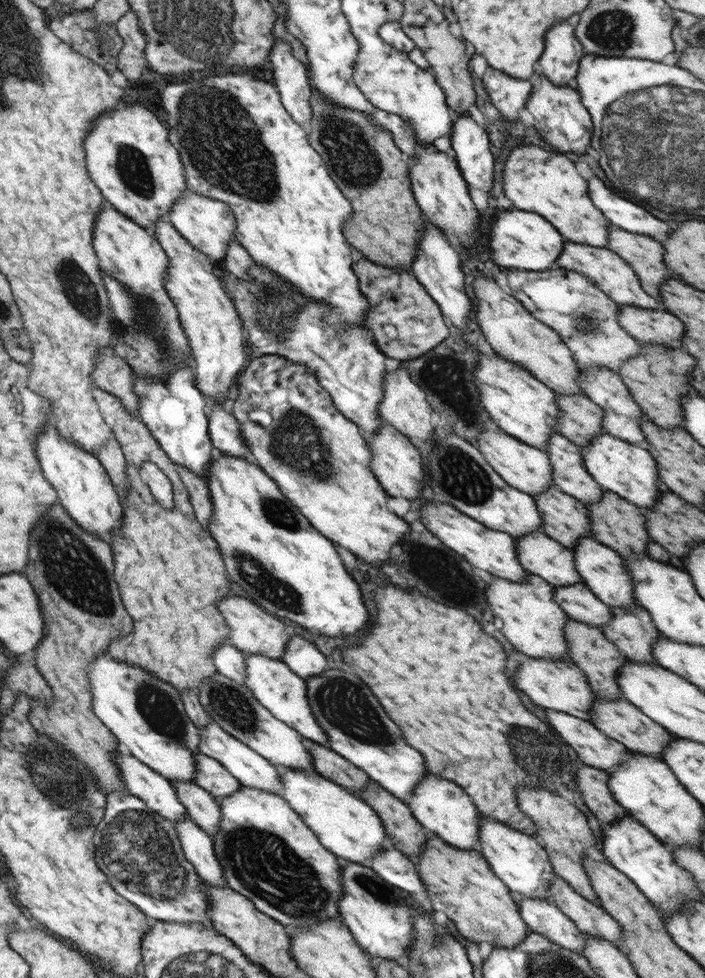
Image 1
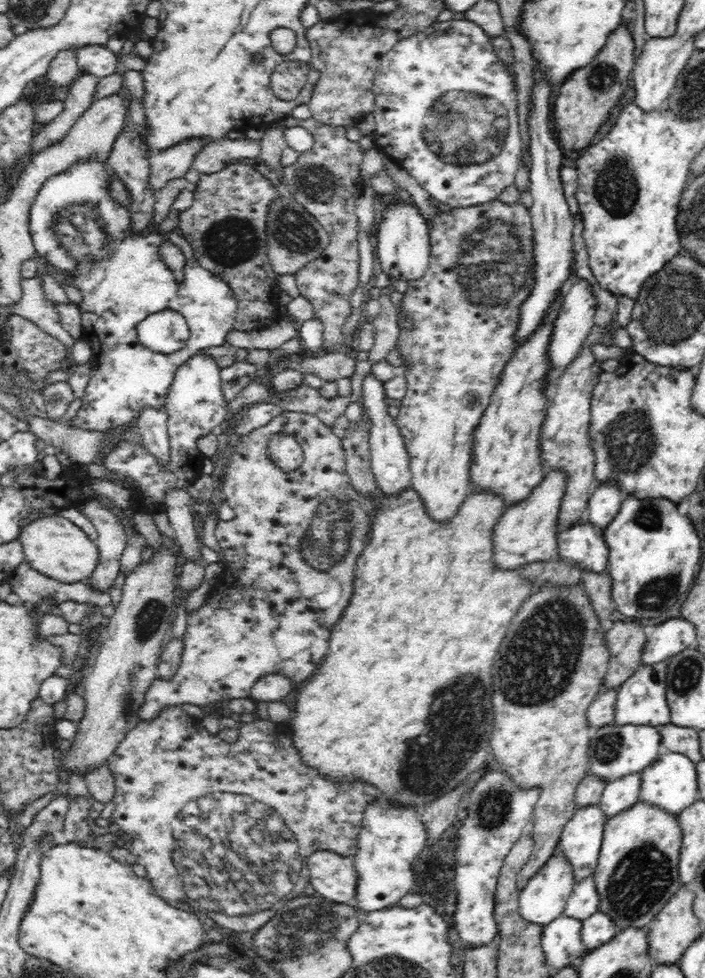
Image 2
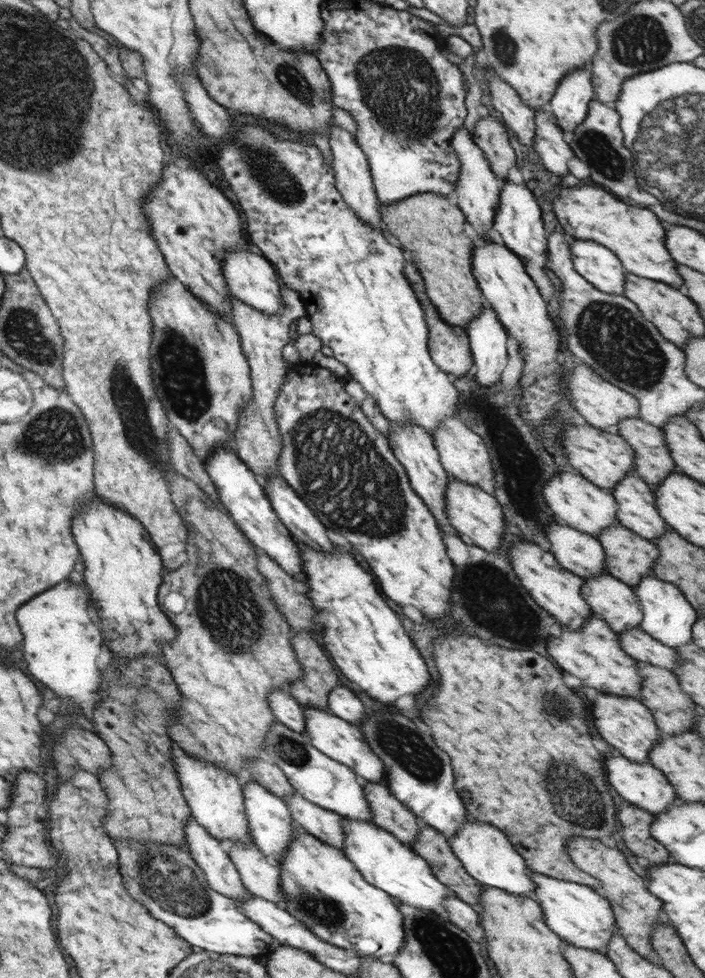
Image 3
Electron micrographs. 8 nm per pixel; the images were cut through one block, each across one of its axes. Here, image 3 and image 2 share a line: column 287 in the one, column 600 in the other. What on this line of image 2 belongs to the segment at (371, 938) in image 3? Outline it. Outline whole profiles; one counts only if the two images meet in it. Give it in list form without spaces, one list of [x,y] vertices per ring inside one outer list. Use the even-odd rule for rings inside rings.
[[[642,800],[610,817],[605,822],[599,862],[593,874],[600,898],[598,912],[610,916],[619,930],[646,928],[683,885],[679,874],[682,842],[678,815]]]

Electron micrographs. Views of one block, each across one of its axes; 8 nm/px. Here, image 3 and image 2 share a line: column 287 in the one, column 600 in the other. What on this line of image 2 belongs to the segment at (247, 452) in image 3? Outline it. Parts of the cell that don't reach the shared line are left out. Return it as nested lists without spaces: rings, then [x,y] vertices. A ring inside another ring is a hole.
[[[592,280],[592,293],[596,295],[596,312],[590,334],[581,350],[581,354],[571,364],[566,366],[558,382],[554,382],[554,396],[550,396],[552,405],[548,406],[545,422],[540,431],[540,454],[542,457],[542,467],[544,470],[553,471],[560,469],[566,471],[566,495],[560,502],[560,512],[558,514],[558,526],[565,529],[579,523],[588,521],[588,502],[593,491],[599,486],[594,478],[594,449],[590,447],[592,437],[591,430],[591,411],[590,400],[592,400],[593,391],[600,381],[601,362],[596,360],[592,354],[594,344],[607,344],[612,322],[618,312],[618,297],[610,291],[602,289],[597,282]]]

